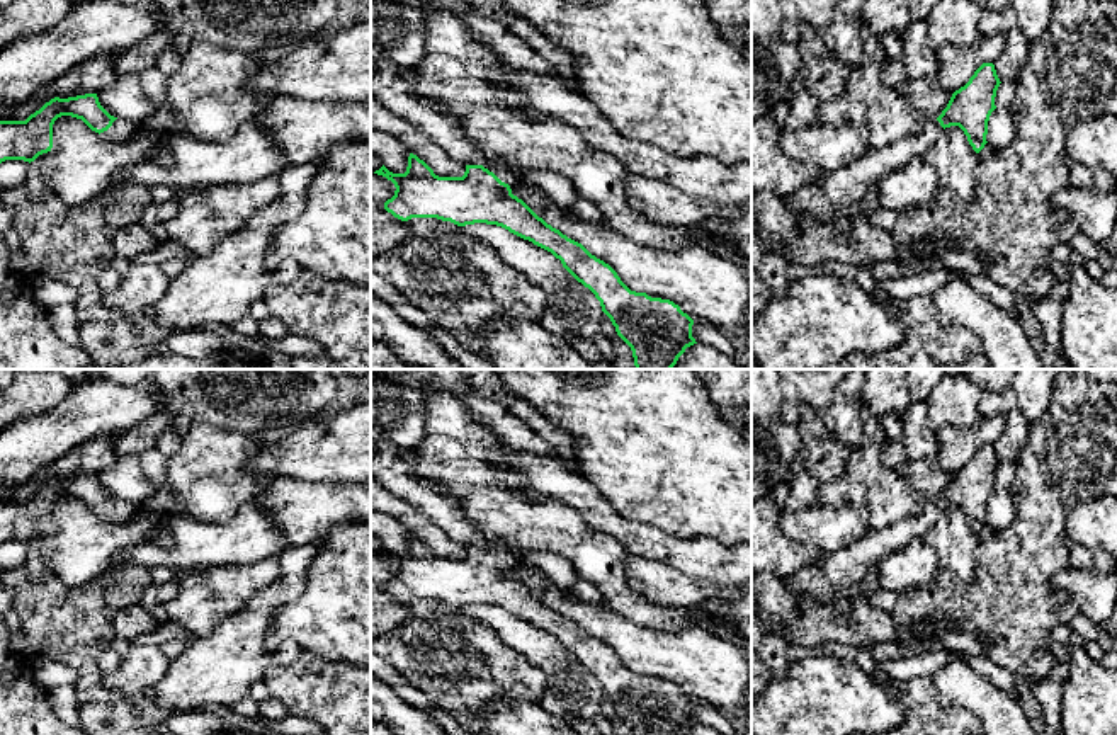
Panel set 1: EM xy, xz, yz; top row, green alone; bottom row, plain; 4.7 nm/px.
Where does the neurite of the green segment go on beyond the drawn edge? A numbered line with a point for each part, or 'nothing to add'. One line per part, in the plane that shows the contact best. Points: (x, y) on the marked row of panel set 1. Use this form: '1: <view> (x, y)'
1: xz (502, 172)

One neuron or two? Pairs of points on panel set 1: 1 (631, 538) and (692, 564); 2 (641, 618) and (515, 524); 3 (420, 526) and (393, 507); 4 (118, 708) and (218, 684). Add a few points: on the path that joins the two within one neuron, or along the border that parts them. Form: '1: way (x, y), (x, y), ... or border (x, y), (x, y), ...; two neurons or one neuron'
1: way (646, 540), (677, 552); one neuron
2: way (614, 586), (558, 528), (548, 526); one neuron
3: way (413, 521), (400, 511); one neuron
4: border (153, 688), (153, 701), (172, 712); two neurons

